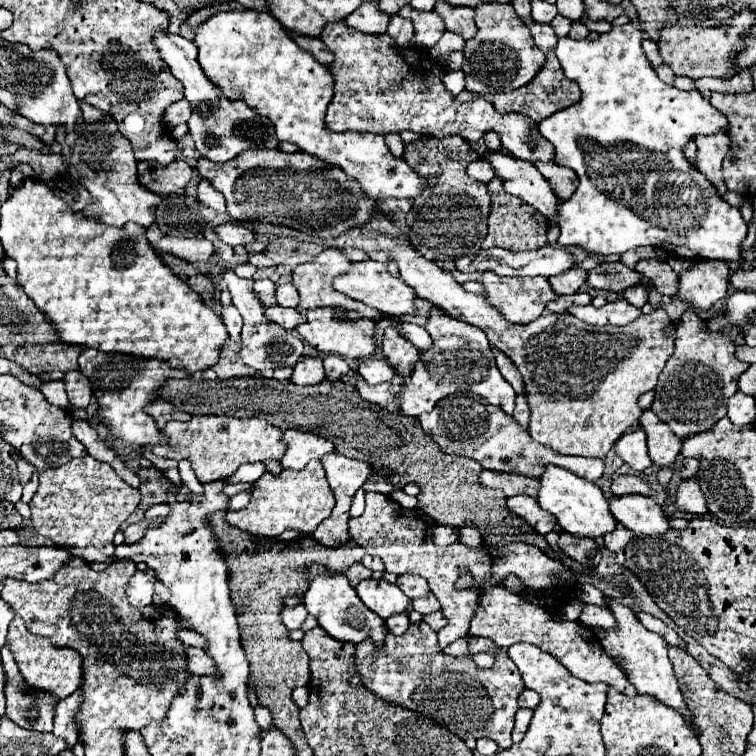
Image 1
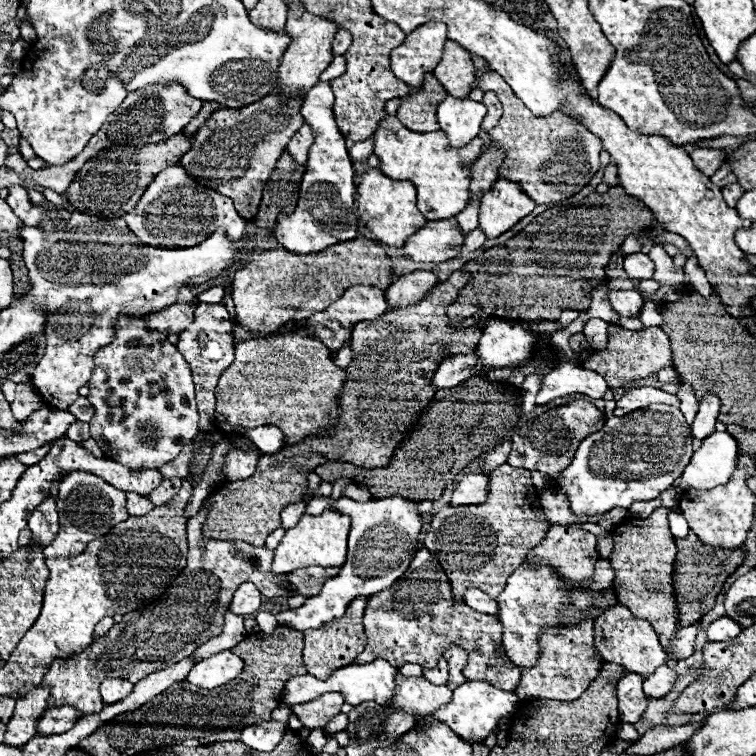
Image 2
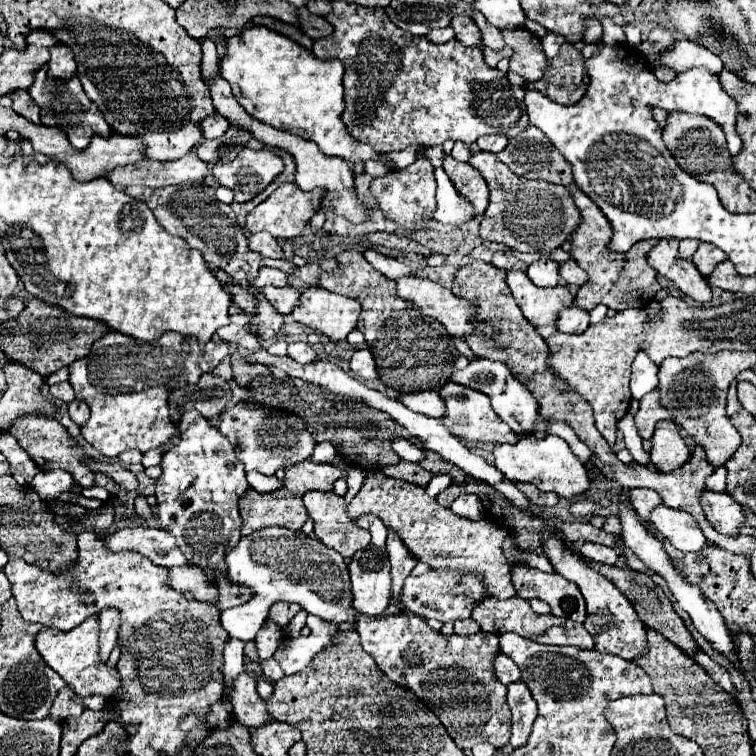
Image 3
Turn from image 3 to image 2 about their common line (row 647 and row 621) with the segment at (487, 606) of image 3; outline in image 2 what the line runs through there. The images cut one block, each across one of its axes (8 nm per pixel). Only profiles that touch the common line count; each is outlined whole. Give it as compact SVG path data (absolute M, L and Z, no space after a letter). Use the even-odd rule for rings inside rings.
M582 618L574 626L554 626L542 630L540 656L532 668L520 668L520 684L516 688L518 698L550 698L550 700L576 700L588 684L598 676L602 658L594 652L592 636L592 618Z

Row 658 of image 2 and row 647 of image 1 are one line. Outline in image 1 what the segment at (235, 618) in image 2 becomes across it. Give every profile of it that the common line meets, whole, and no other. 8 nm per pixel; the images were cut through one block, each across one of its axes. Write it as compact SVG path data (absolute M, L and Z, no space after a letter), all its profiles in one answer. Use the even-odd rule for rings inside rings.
M178 630L178 636L180 636L180 642L184 642L188 646L200 646L200 648L206 646L204 636L200 636L200 634L192 632L192 630Z

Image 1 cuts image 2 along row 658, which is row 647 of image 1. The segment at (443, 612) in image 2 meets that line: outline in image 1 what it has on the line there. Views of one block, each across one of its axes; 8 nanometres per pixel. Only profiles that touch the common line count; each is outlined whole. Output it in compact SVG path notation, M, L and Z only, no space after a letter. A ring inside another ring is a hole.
M420 622L420 624L412 624L408 628L408 634L404 634L404 636L394 636L388 632L384 650L376 650L376 646L370 640L358 644L356 652L354 652L356 672L362 676L362 684L388 704L420 712L420 714L432 718L434 722L446 726L448 730L452 730L462 740L470 738L470 734L472 734L474 738L492 738L498 742L500 748L510 748L514 714L518 710L518 696L522 694L522 690L526 686L522 682L522 676L520 676L516 664L508 658L506 648L496 646L490 638L478 638L478 636L470 636L468 642L470 642L468 644L470 652L494 652L496 654L494 666L488 670L482 670L470 658L454 658L454 656L444 654L438 646L436 632L430 626L426 626L426 622Z

